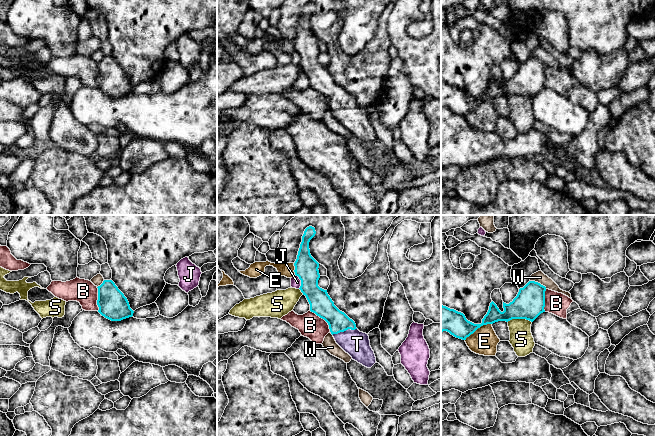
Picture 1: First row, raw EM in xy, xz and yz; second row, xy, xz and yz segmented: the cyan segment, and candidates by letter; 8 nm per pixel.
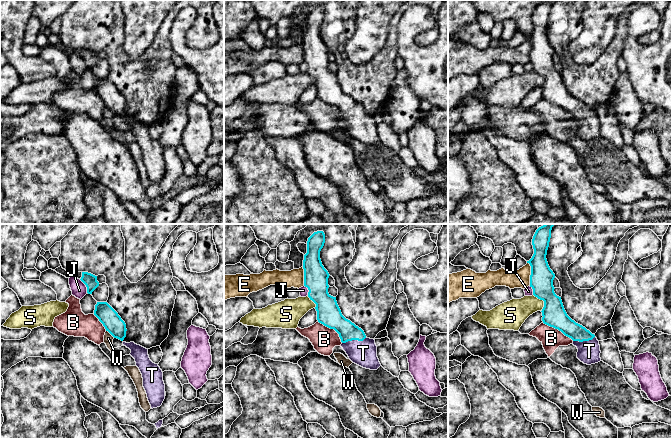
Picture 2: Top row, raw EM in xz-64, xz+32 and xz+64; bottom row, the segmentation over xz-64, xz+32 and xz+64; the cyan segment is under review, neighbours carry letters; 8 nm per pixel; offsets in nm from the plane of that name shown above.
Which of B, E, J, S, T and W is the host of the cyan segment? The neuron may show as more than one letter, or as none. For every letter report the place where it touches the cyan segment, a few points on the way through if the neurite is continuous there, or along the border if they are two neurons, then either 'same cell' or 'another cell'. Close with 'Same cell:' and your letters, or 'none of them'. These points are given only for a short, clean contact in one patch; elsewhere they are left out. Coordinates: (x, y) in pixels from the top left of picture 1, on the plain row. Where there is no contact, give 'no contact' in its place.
B: xz (323, 94) | along xz (310, 86), (327, 99), (331, 108) | another cell
E: yz (477, 104) | another cell
J: xz (301, 57) | along xz (295, 50), (300, 56), (299, 64) | another cell
S: yz (519, 94) | along yz (507, 97), (512, 95), (528, 95), (531, 98) | another cell
T: xz (344, 106) | across xz (338, 97), (344, 106), (357, 120) | same cell
W: yz (537, 58) | along yz (530, 56), (537, 57), (546, 64) | another cell
Same cell: T

